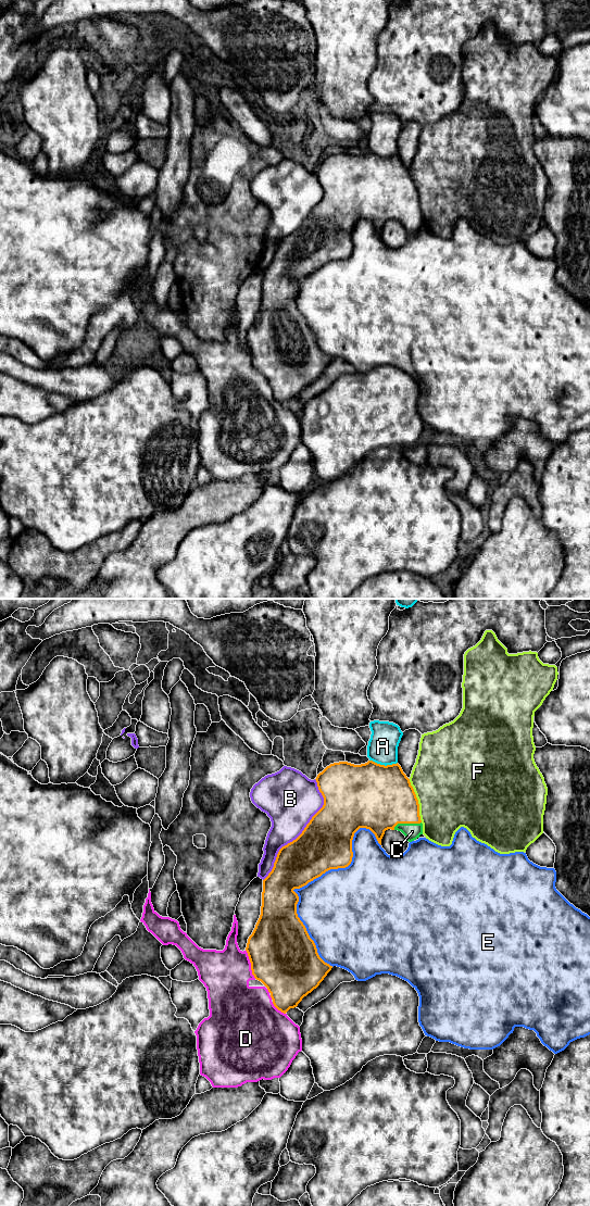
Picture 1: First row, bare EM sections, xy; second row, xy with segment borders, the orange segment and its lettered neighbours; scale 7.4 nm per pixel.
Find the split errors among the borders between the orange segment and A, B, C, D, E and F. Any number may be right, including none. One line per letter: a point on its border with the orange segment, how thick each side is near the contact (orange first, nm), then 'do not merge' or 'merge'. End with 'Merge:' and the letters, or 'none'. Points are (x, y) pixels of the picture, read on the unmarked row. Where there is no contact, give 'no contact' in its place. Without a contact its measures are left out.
A: meets orange in xy at (384, 156); 480 nm thick on the orange side, 220 nm on the other; do not merge
B: meets orange in xy at (302, 224); 380 nm thick on the orange side, 400 nm on the other; do not merge
C: meets orange in xy at (406, 214); 440 nm thick on the orange side, 120 nm on the other; merge
D: meets orange in xy at (251, 355); 480 nm thick on the orange side, 360 nm on the other; do not merge
E: meets orange in xy at (302, 277); 320 nm thick on the orange side, 460 nm on the other; do not merge
F: meets orange in xy at (417, 192); 440 nm thick on the orange side, 500 nm on the other; do not merge
Merge: C

